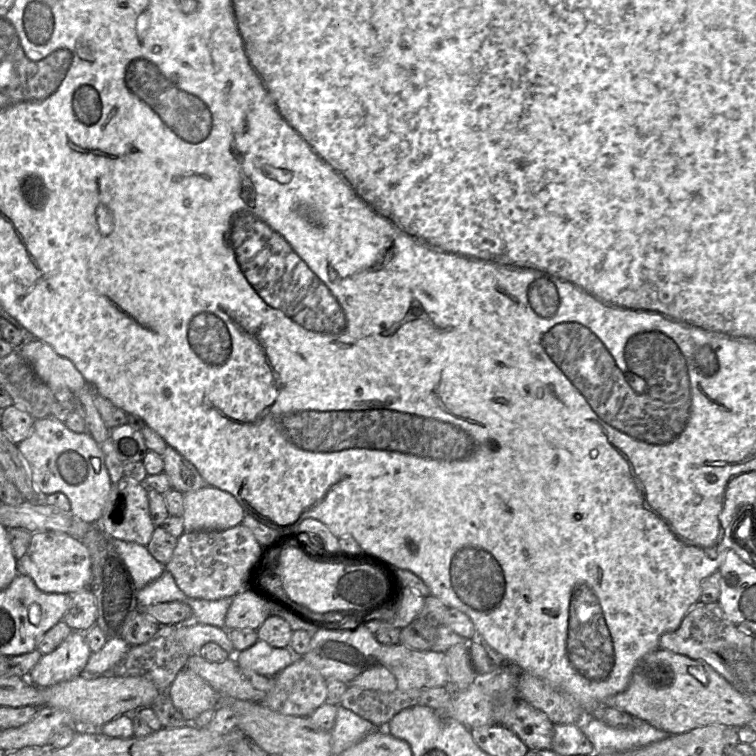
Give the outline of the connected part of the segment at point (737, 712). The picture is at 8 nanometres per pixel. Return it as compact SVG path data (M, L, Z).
M661 648L646 654L635 666L627 688L605 699L603 705L625 711L671 734L707 725L740 728L749 723L755 712L750 703L705 661Z

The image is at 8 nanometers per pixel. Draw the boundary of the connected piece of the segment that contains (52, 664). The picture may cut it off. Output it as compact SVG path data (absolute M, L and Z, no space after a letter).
M72 631L54 651L42 655L27 679L37 687L50 687L82 675L91 653L85 634Z

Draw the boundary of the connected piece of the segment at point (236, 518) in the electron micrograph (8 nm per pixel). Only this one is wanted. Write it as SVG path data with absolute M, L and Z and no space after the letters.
M212 486L183 493L184 532L226 530L242 524L244 510L230 493Z

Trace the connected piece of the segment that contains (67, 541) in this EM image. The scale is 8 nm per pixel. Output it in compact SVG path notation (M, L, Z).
M36 531L26 553L18 560L18 573L29 576L37 588L45 593L71 595L89 588L91 581L91 559L87 547L70 535L57 531Z

